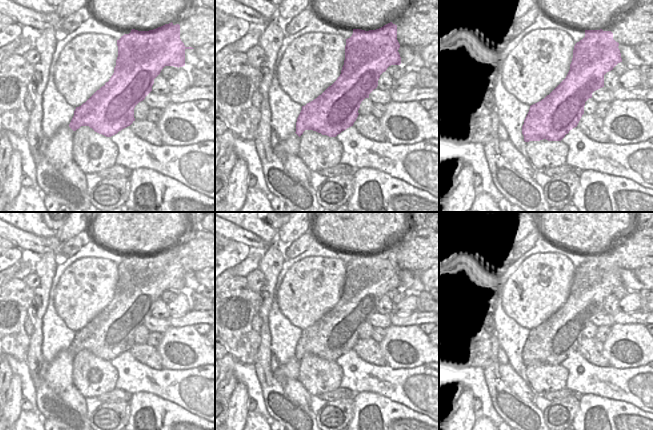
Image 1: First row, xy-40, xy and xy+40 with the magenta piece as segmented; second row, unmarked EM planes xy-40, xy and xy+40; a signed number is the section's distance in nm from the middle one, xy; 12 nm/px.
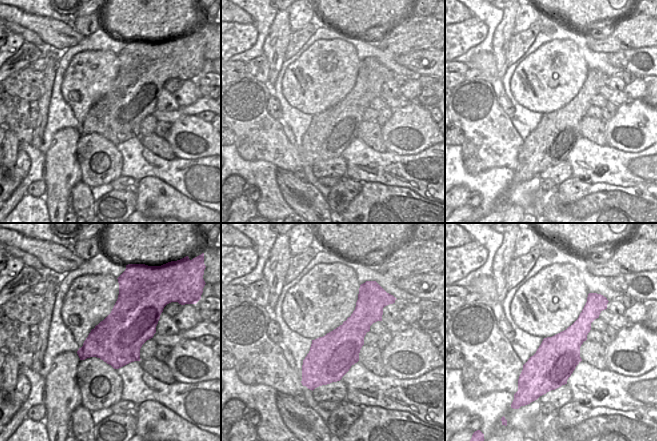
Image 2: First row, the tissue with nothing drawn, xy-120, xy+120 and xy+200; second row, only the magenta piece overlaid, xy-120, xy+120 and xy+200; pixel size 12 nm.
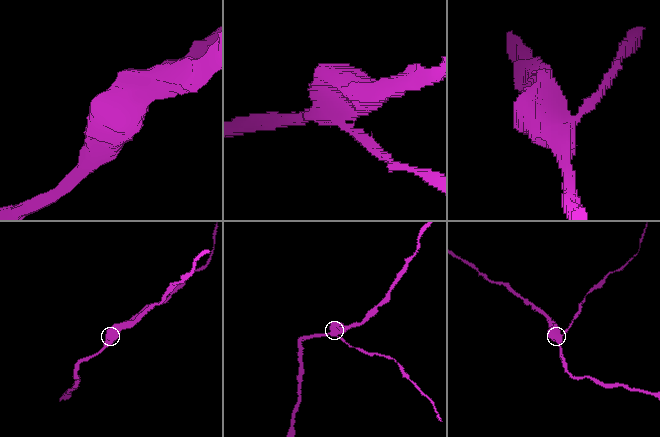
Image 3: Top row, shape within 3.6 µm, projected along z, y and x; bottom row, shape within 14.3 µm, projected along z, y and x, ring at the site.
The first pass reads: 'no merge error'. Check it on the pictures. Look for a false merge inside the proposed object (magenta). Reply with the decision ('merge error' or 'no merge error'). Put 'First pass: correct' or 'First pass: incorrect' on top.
First pass: incorrect
merge error

